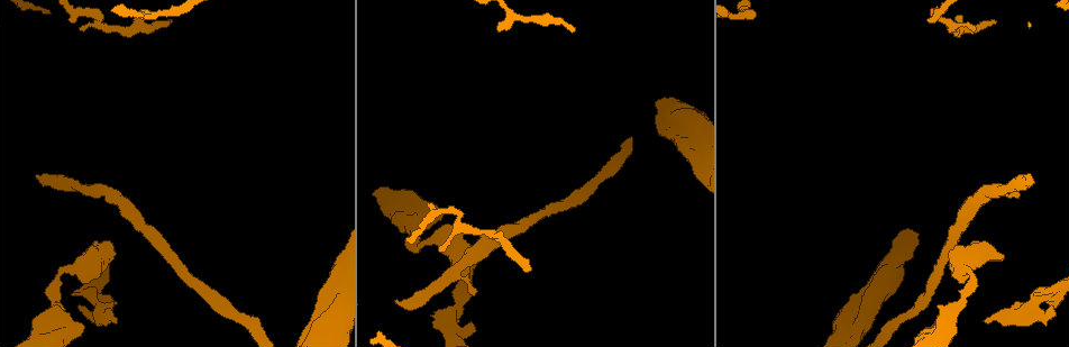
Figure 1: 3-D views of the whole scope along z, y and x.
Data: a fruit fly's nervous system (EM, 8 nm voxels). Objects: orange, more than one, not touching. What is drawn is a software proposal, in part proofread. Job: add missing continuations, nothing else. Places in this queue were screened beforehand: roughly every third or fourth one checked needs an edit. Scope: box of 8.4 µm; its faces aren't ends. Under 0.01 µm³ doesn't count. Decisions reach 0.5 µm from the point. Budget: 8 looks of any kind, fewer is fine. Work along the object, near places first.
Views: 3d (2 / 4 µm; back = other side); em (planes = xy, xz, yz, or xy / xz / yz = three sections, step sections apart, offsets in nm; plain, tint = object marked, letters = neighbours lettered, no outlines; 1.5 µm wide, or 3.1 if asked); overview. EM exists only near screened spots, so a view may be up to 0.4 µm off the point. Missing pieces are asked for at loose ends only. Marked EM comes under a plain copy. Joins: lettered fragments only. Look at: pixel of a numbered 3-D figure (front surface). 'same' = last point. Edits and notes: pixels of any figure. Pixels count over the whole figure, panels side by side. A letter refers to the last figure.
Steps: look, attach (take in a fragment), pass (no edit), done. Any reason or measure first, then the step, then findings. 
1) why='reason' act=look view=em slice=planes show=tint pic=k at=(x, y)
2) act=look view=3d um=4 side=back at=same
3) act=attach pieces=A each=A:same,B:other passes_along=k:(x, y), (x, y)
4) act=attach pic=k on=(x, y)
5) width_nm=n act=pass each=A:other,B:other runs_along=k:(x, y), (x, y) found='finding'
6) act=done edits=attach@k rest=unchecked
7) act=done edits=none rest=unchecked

why='branch stops here' act=look view=em slice=planes show=letters pic=1 at=(475, 294)

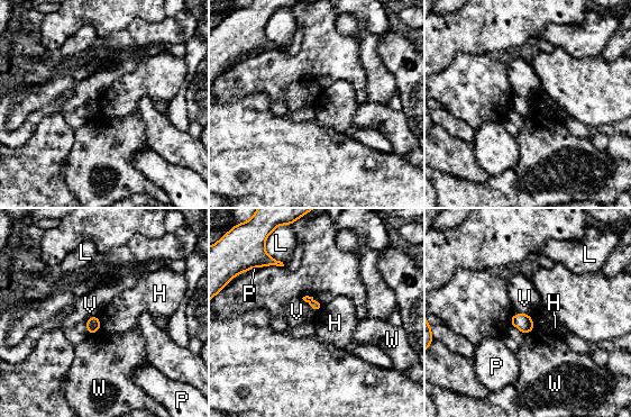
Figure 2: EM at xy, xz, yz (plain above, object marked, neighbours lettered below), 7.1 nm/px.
longest_contact=V:160nm act=pass each=H:other,L:other,P:other,V:other,W:other border=2:(97, 316), (101, 328) found='no lettered fragment goes on from it'

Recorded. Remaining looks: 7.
act=look view=em slice=planes show=letters pic=1 at=(115, 319)

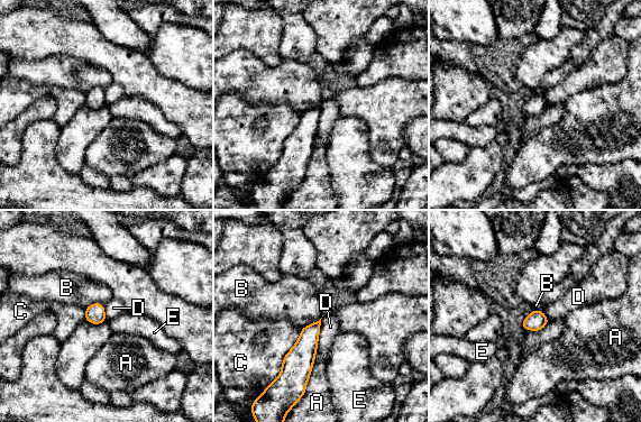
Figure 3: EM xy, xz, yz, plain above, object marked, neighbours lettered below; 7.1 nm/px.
longest_contact=C:400nm act=pass each=A:other,B:other,C:other,D:other,E:other border=3:(323, 315), (318, 336) found='no lettered fragment goes on from it'

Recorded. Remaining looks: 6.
act=look view=3d um=2 pic=1 at=(1044, 294)

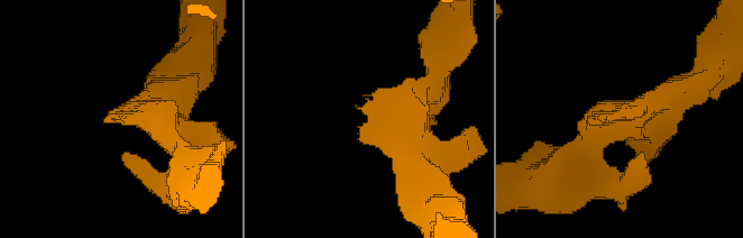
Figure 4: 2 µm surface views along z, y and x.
arms=3 arm_widths_nm=180,190,240 why='now the EM' act=look view=em slice=yz step=4 show=tint pic=4 at=(106, 118)

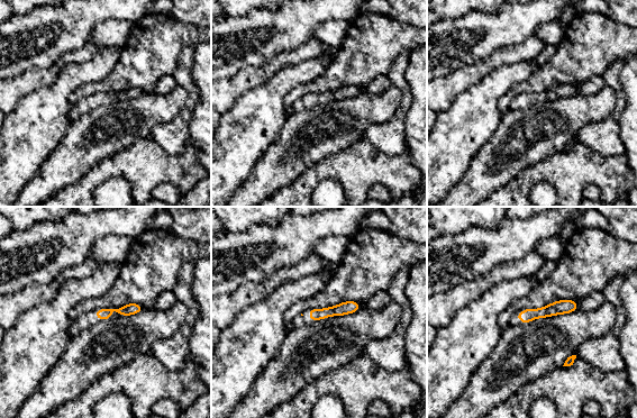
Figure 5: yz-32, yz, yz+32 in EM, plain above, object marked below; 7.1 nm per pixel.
act=look view=em slice=planes show=letters at=same

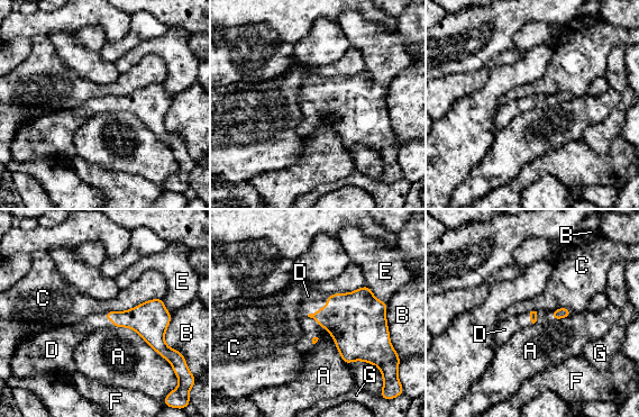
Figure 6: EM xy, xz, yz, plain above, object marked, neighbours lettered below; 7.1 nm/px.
act=attach pieces=D each=A:other,B:other,C:other,D:same,E:other,F:other,G:other passes_along=6:(355, 319), (328, 297), (308, 296) found='the cell continues'

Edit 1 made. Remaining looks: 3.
why='an open end' act=look view=3d um=4 pic=1 at=(35, 176)

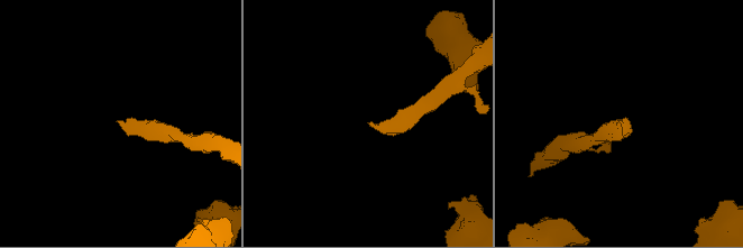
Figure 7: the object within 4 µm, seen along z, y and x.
why='shape alone is not enough' act=look view=em slice=planes show=letters pic=7 at=(371, 123)

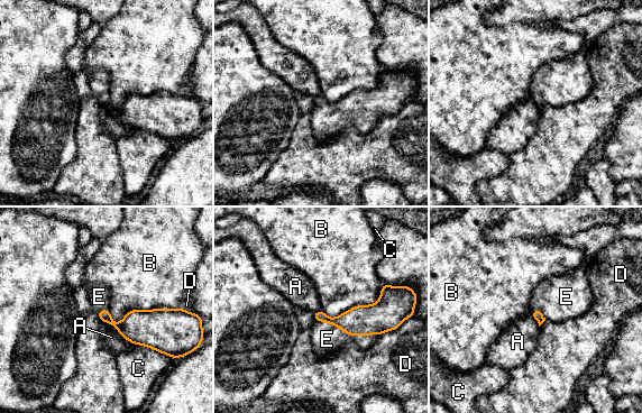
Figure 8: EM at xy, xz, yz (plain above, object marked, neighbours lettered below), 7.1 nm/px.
act=attach pieces=E each=A:other,B:other,C:other,D:other,E:same passes_along=8:(363, 320), (332, 324), (327, 339) found='the cell continues'

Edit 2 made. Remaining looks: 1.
act=done edits=attach@6,attach@8 rest=unchecked

